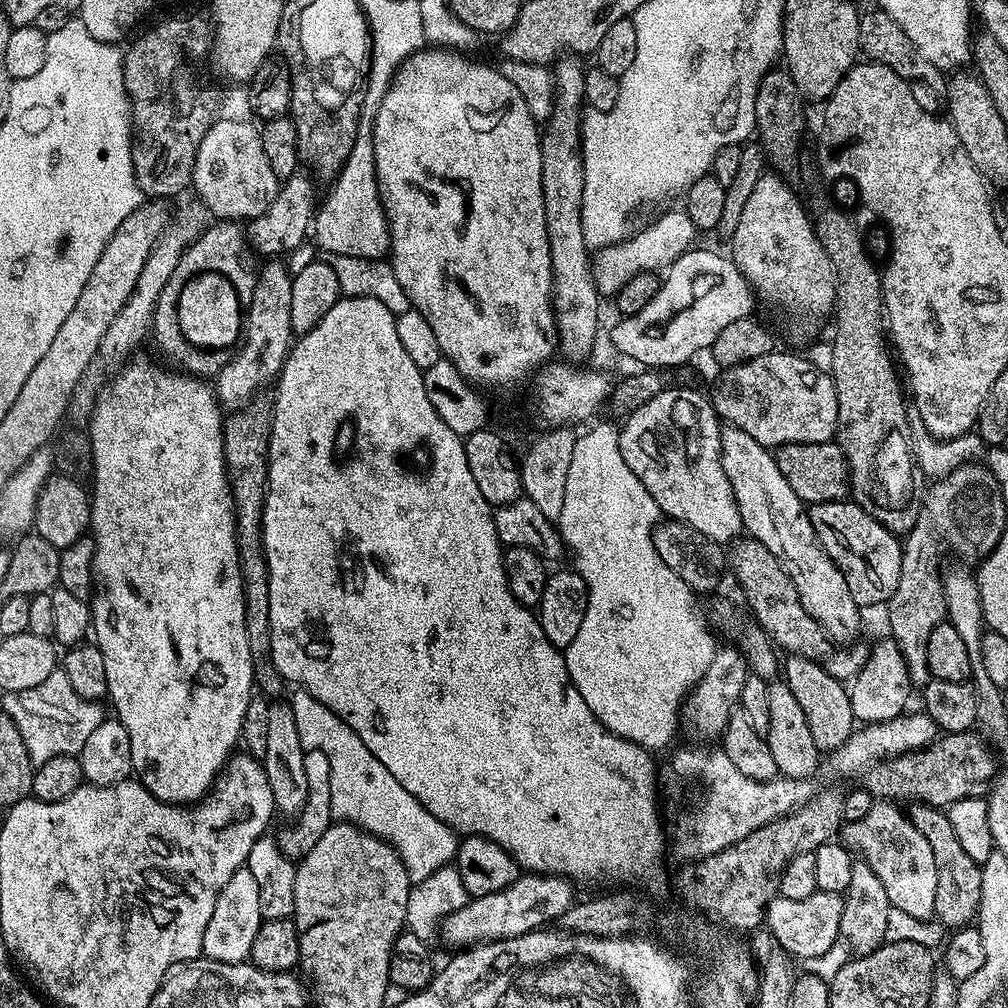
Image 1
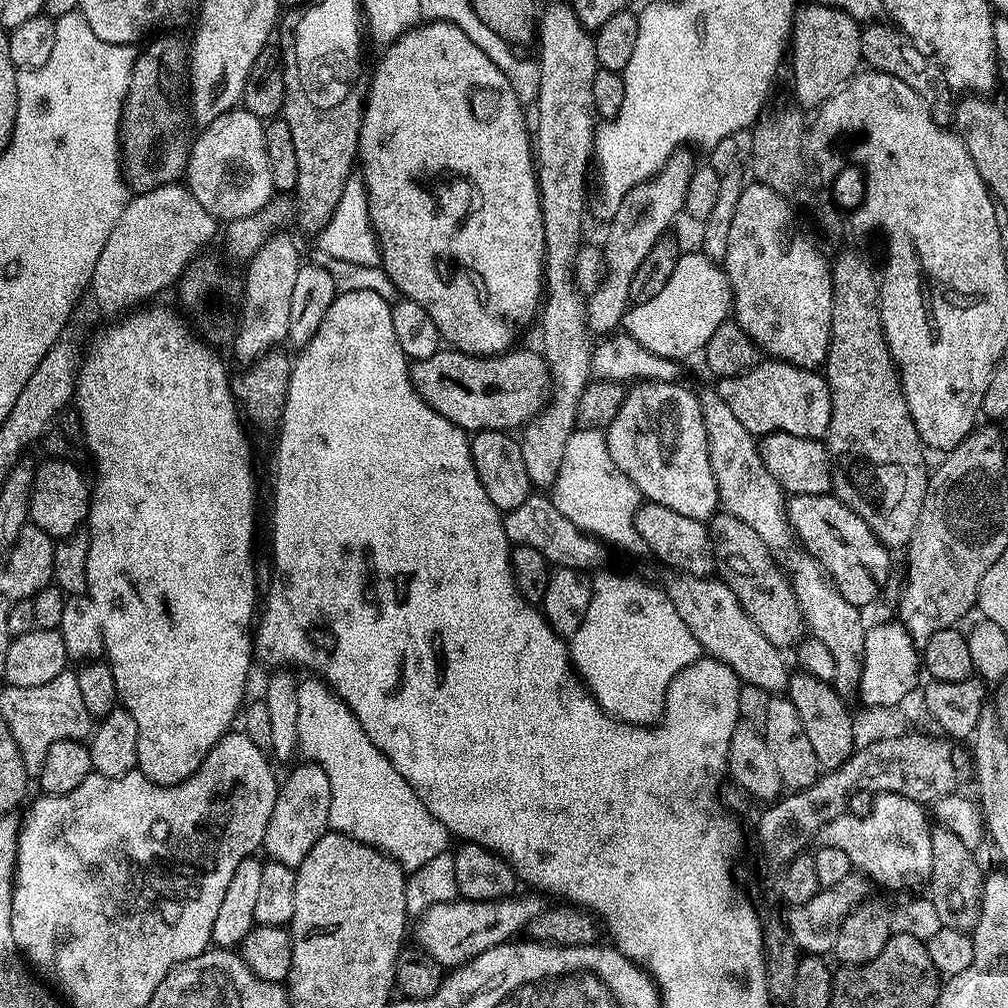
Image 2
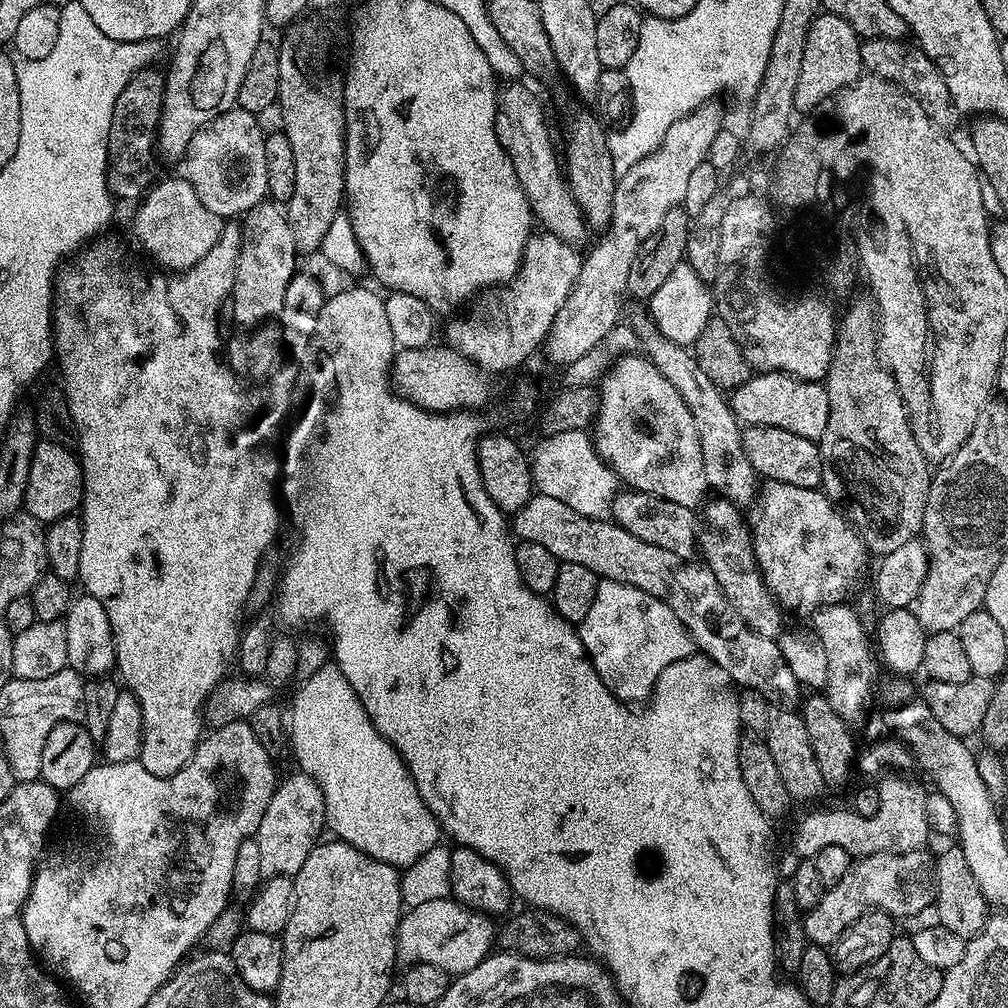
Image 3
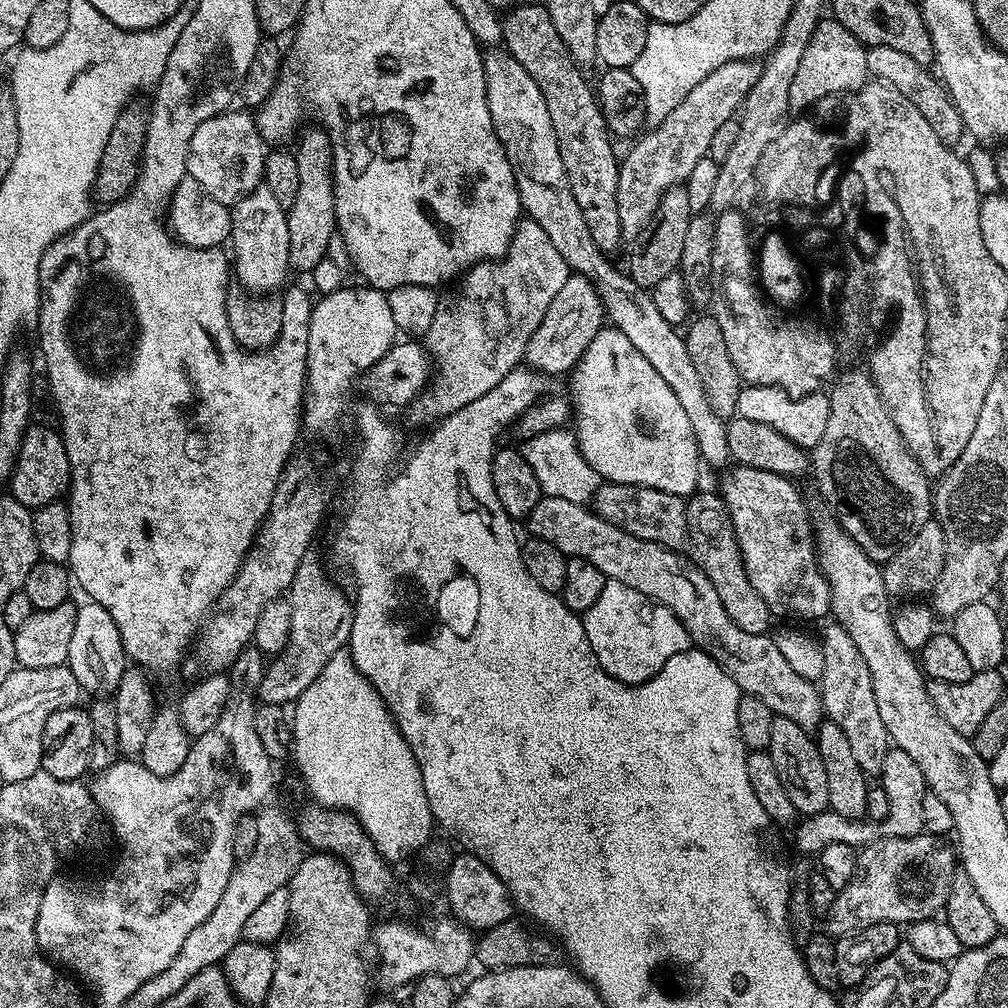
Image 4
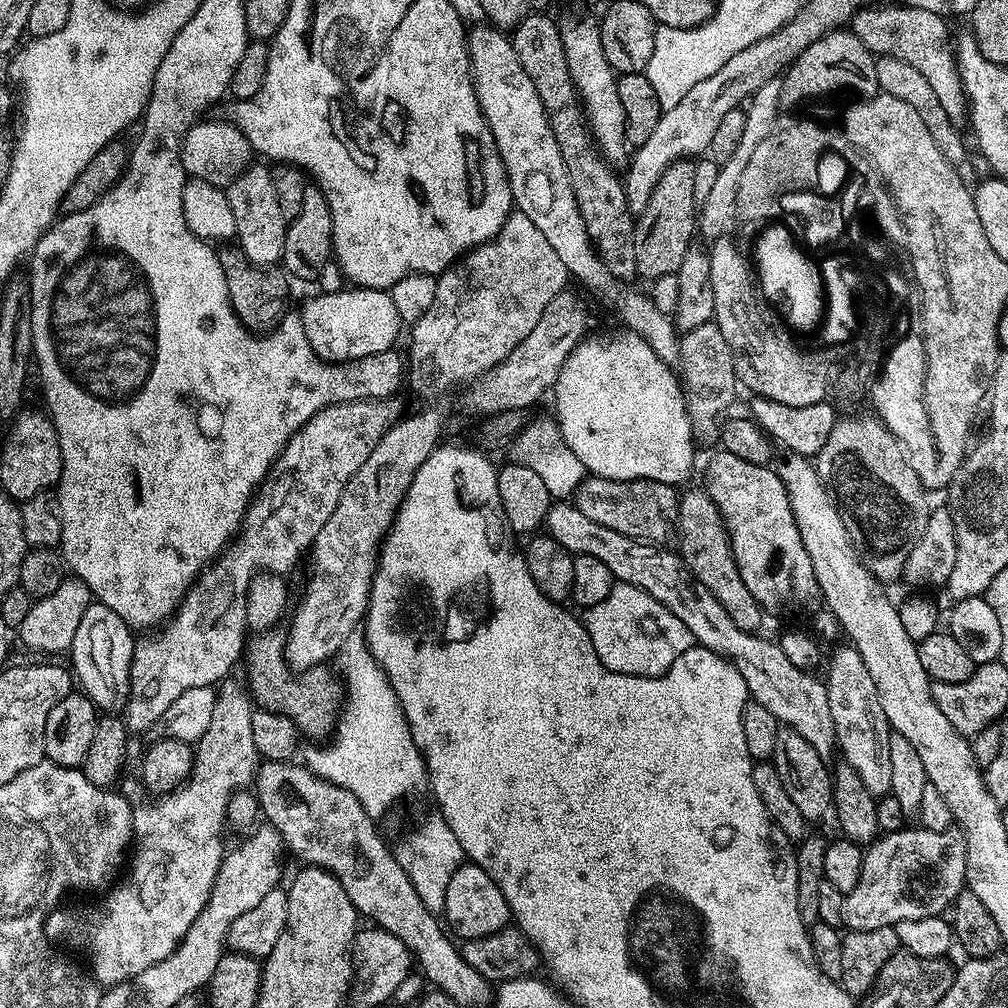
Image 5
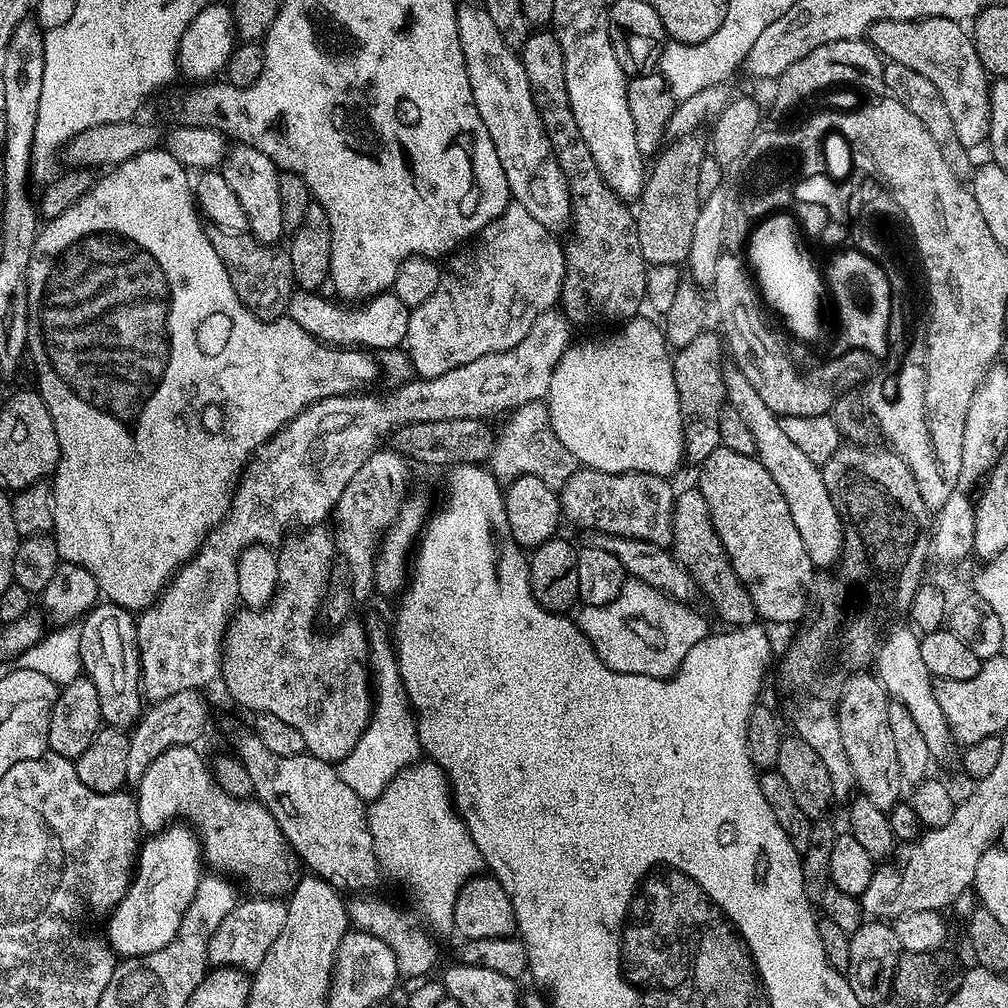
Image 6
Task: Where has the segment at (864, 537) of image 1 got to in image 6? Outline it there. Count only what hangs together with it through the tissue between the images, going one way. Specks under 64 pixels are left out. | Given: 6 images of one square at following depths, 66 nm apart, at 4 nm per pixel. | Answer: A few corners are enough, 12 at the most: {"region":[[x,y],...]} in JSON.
{"region":[[713,447],[698,487],[757,617],[794,623],[814,567],[756,456]]}

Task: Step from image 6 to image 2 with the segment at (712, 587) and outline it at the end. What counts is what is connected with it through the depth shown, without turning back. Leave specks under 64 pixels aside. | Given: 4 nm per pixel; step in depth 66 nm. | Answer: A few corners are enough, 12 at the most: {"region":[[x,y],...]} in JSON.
{"region":[[711,521],[716,572],[778,649],[804,616],[773,549],[746,522]]}

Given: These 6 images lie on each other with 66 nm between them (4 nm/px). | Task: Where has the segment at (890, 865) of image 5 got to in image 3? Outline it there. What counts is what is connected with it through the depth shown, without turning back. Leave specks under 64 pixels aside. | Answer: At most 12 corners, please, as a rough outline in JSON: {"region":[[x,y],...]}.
{"region":[[933,853],[853,859],[803,913],[835,945],[868,912],[905,920],[934,903]]}

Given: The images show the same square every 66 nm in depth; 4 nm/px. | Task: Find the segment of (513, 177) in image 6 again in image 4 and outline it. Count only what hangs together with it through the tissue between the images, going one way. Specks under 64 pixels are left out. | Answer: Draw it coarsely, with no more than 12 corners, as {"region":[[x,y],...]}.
{"region":[[484,52],[490,118],[521,209],[600,294],[611,327],[678,394],[703,463],[725,417],[677,325],[612,268],[578,210],[538,82]]}

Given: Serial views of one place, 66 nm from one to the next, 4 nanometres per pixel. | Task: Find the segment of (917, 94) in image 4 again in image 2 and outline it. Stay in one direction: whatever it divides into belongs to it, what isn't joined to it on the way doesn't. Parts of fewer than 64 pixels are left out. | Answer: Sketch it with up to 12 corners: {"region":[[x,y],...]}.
{"region":[[891,22],[860,34],[869,69],[906,82],[941,126],[954,120],[942,70]]}

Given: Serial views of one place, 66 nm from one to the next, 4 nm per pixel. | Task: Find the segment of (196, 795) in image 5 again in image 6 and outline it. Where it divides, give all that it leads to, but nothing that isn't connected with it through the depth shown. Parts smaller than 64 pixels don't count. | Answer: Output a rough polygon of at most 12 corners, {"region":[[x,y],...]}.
{"region":[[172,822],[141,843],[106,920],[120,958],[173,940],[198,890],[200,841]]}

